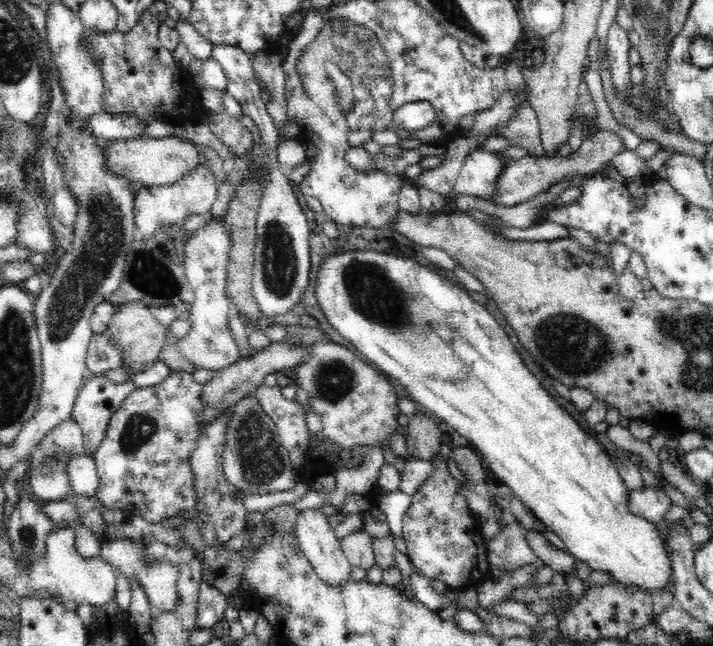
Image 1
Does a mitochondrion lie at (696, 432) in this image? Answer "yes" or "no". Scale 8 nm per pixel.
no

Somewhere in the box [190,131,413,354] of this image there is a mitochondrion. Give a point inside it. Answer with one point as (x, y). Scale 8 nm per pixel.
(279, 262)

